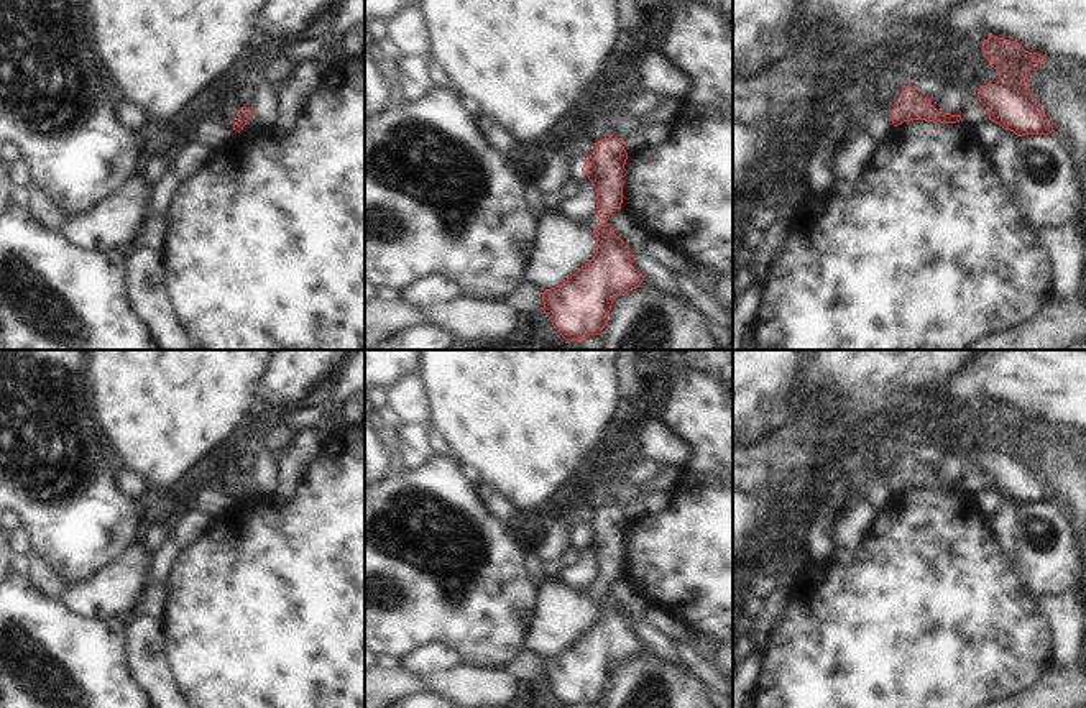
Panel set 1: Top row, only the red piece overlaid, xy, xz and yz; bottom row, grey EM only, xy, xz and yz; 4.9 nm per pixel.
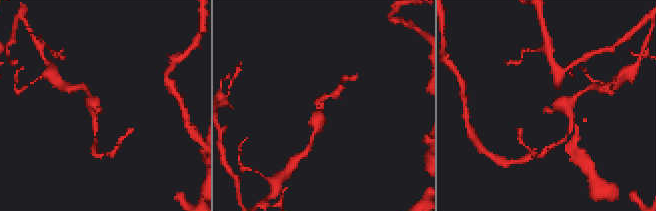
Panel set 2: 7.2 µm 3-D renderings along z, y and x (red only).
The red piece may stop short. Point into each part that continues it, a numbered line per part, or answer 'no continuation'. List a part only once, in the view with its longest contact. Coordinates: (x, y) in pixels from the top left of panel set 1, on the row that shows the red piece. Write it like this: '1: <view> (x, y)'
no continuation

